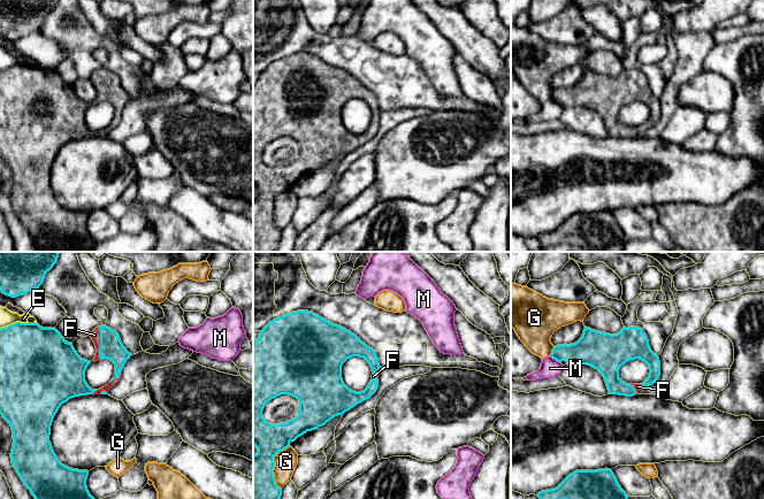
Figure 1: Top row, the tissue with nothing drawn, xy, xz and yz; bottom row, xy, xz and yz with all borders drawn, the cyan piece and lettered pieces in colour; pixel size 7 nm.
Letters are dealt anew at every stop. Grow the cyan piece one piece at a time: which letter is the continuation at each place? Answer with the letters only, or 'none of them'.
F

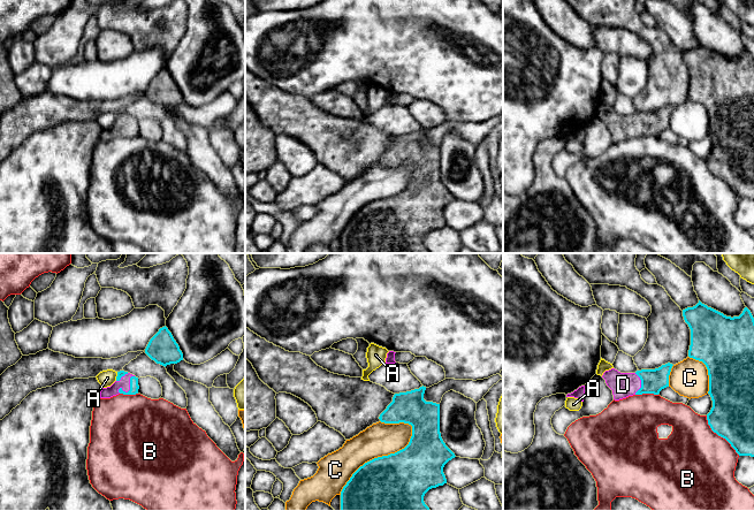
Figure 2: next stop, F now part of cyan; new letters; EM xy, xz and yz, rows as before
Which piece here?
D

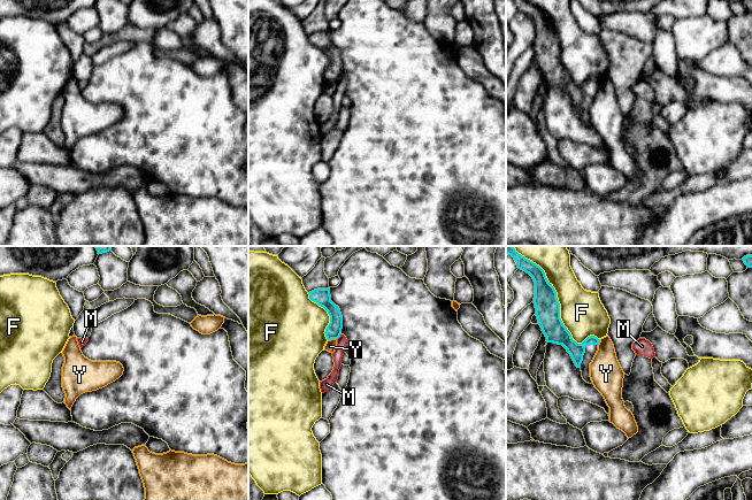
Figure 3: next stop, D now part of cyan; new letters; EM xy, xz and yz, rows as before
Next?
none of them

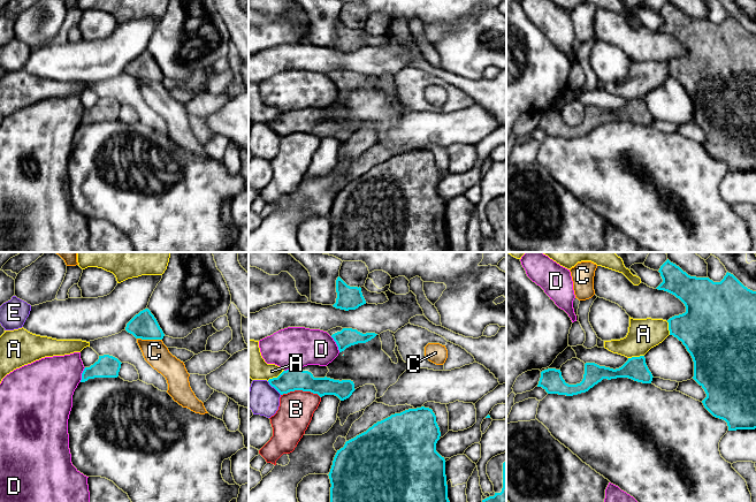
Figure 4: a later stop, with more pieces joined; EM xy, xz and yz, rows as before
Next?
none of them

